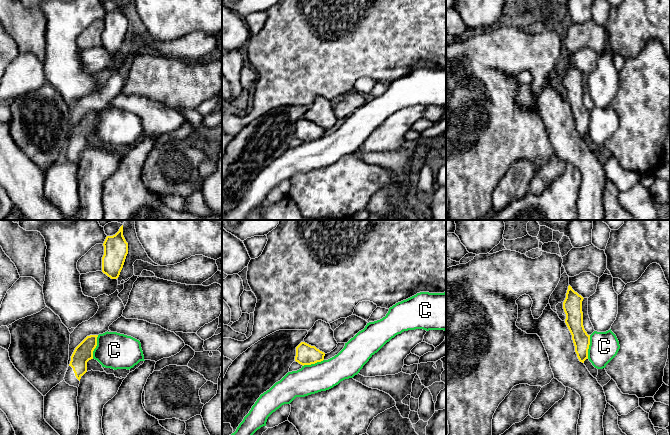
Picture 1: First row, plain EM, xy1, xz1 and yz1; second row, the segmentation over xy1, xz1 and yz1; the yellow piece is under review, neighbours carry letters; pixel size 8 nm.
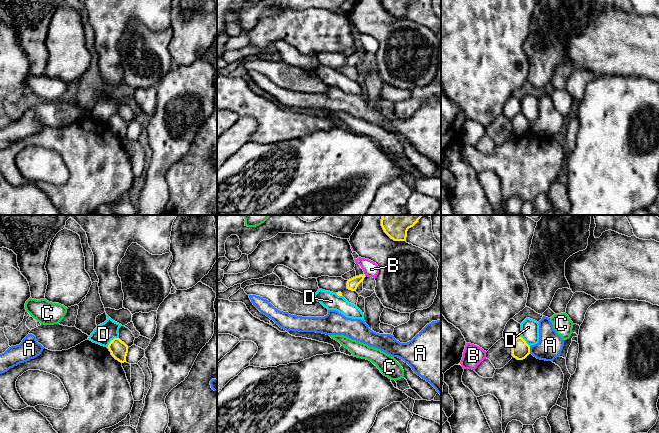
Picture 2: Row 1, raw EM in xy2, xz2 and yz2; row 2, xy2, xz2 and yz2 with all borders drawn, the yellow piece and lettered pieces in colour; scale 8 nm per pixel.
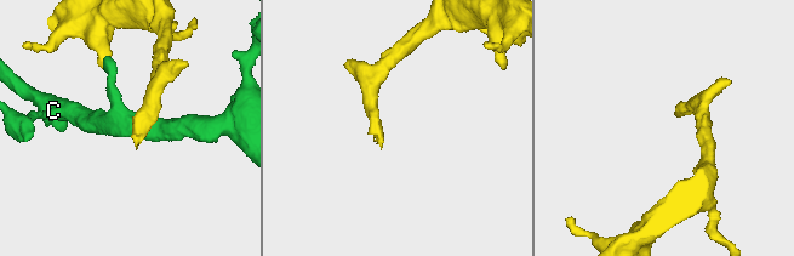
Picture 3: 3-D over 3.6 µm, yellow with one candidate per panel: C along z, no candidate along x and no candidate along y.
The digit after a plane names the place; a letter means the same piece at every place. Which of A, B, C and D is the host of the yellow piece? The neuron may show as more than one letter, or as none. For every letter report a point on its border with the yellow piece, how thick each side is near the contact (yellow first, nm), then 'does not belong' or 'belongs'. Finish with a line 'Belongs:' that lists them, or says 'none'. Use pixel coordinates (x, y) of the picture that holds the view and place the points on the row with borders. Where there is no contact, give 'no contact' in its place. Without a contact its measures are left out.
A: meets yellow in yz2 at (529, 350); 140 nm thick on the yellow side, 200 nm on the other; does not belong
B: meets yellow in xz2 at (364, 275); 90 nm thick on the yellow side, 120 nm on the other; does not belong
C: meets yellow in xy1 at (95, 347); 150 nm thick on the yellow side, 280 nm on the other; does not belong
D: meets yellow in xy2 at (111, 341); 140 nm thick on the yellow side, 160 nm on the other; does not belong
Belongs: none

